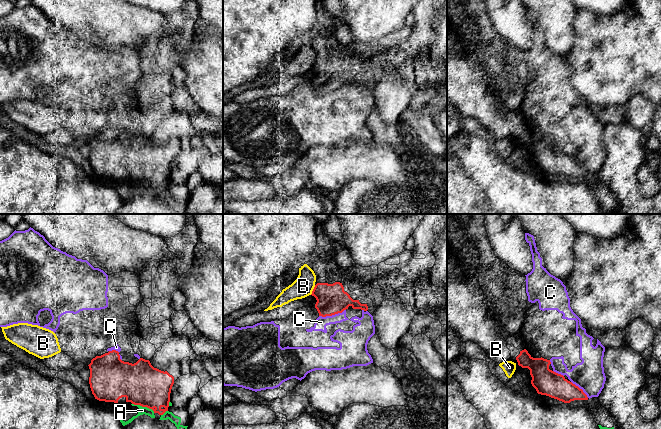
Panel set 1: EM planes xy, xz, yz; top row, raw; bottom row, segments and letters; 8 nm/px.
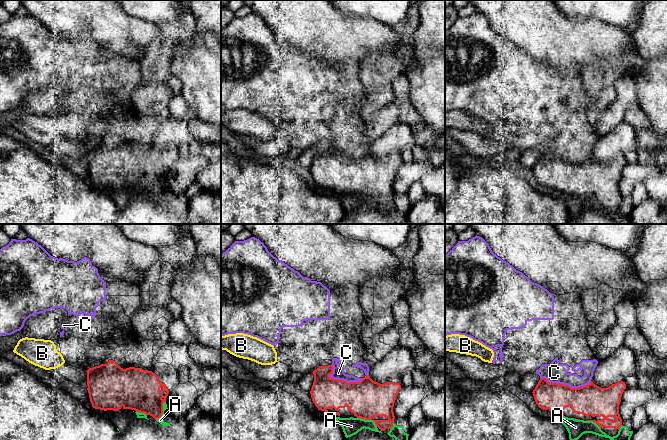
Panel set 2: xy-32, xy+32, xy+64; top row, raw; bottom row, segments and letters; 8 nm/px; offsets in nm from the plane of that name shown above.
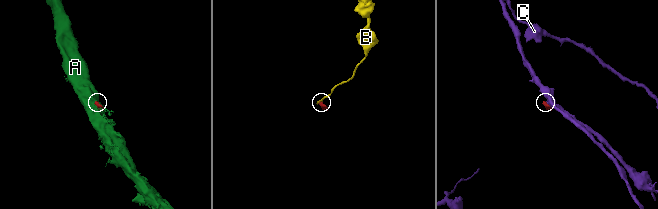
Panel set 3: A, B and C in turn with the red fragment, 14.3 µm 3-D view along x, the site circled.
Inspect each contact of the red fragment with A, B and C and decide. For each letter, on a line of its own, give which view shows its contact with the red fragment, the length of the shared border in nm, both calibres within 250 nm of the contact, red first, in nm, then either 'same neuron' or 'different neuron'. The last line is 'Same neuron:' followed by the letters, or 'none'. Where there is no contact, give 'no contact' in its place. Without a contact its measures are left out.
A: xy | 200 nm | 340/60 nm | different neuron
B: xz | 90 nm | 240/160 nm | different neuron
C: xz | 220 nm | 240/100 nm | different neuron
Same neuron: none

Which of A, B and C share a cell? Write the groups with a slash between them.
A / B / C

